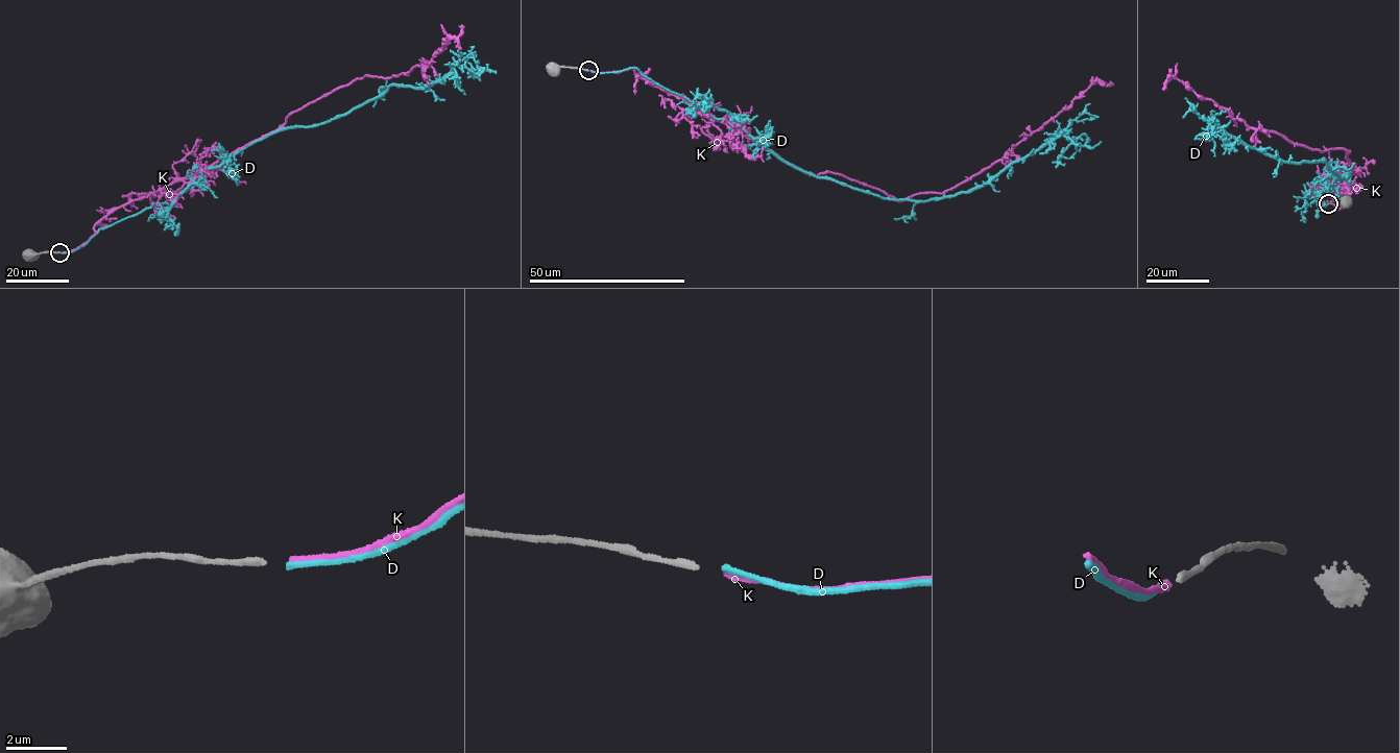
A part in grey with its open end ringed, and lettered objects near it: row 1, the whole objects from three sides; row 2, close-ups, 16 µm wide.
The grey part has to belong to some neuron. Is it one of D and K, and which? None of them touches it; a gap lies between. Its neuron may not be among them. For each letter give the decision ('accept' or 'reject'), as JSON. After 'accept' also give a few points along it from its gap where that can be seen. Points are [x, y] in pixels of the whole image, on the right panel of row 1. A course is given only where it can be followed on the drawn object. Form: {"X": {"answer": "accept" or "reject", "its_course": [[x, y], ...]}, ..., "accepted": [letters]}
{"D": {"answer": "accept", "its_course": [[1326, 204], [1309, 193], [1349, 173], [1336, 177], [1324, 161], [1282, 162], [1211, 128], [1232, 145], [1240, 135]]}, "K": {"answer": "reject"}, "accepted": ["D"]}

